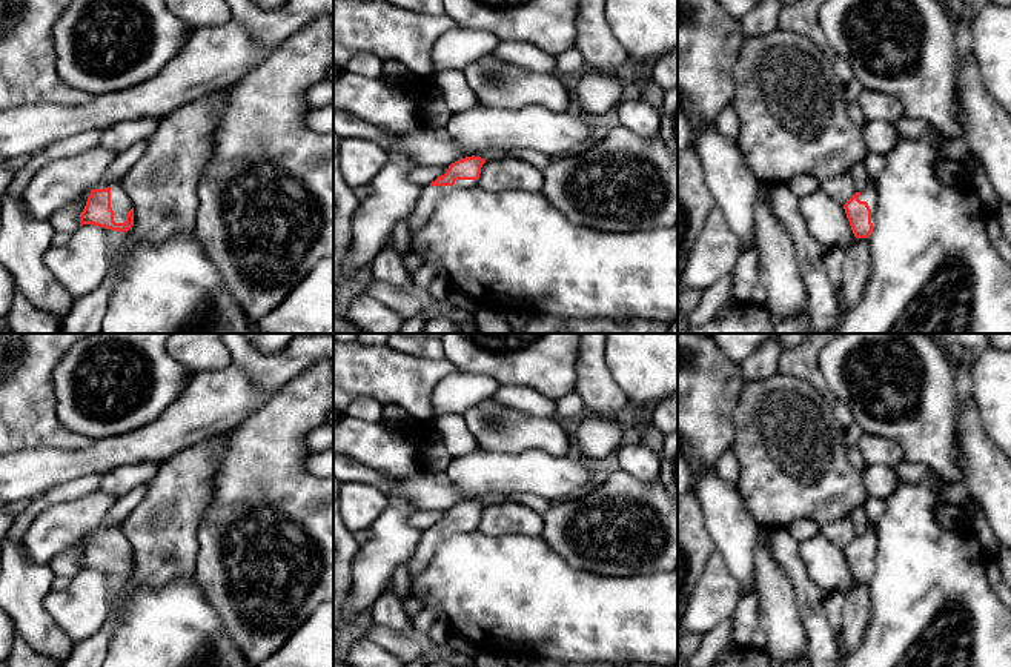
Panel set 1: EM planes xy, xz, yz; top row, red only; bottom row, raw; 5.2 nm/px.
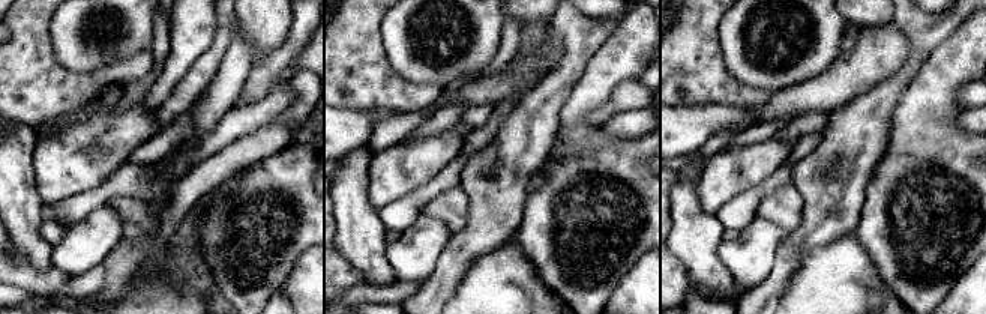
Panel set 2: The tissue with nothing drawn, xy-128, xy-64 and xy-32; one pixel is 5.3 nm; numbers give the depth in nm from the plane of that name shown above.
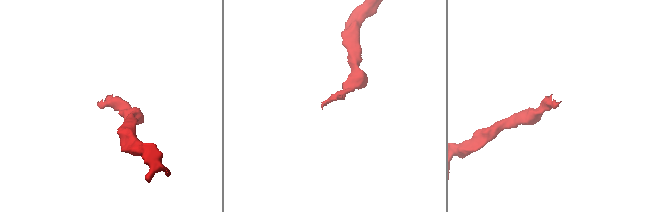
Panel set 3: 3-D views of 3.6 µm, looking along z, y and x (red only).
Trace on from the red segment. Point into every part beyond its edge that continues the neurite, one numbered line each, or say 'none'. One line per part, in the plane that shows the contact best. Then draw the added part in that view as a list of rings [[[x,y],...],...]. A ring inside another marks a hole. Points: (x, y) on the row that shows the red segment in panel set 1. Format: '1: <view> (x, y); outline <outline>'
1: xy (120, 203); outline [[[120,184],[111,187],[111,207],[114,211],[114,221],[124,223],[128,212],[134,207],[131,198]]]

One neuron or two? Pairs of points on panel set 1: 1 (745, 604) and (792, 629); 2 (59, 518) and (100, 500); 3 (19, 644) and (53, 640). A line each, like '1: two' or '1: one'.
1: two
2: one
3: two

